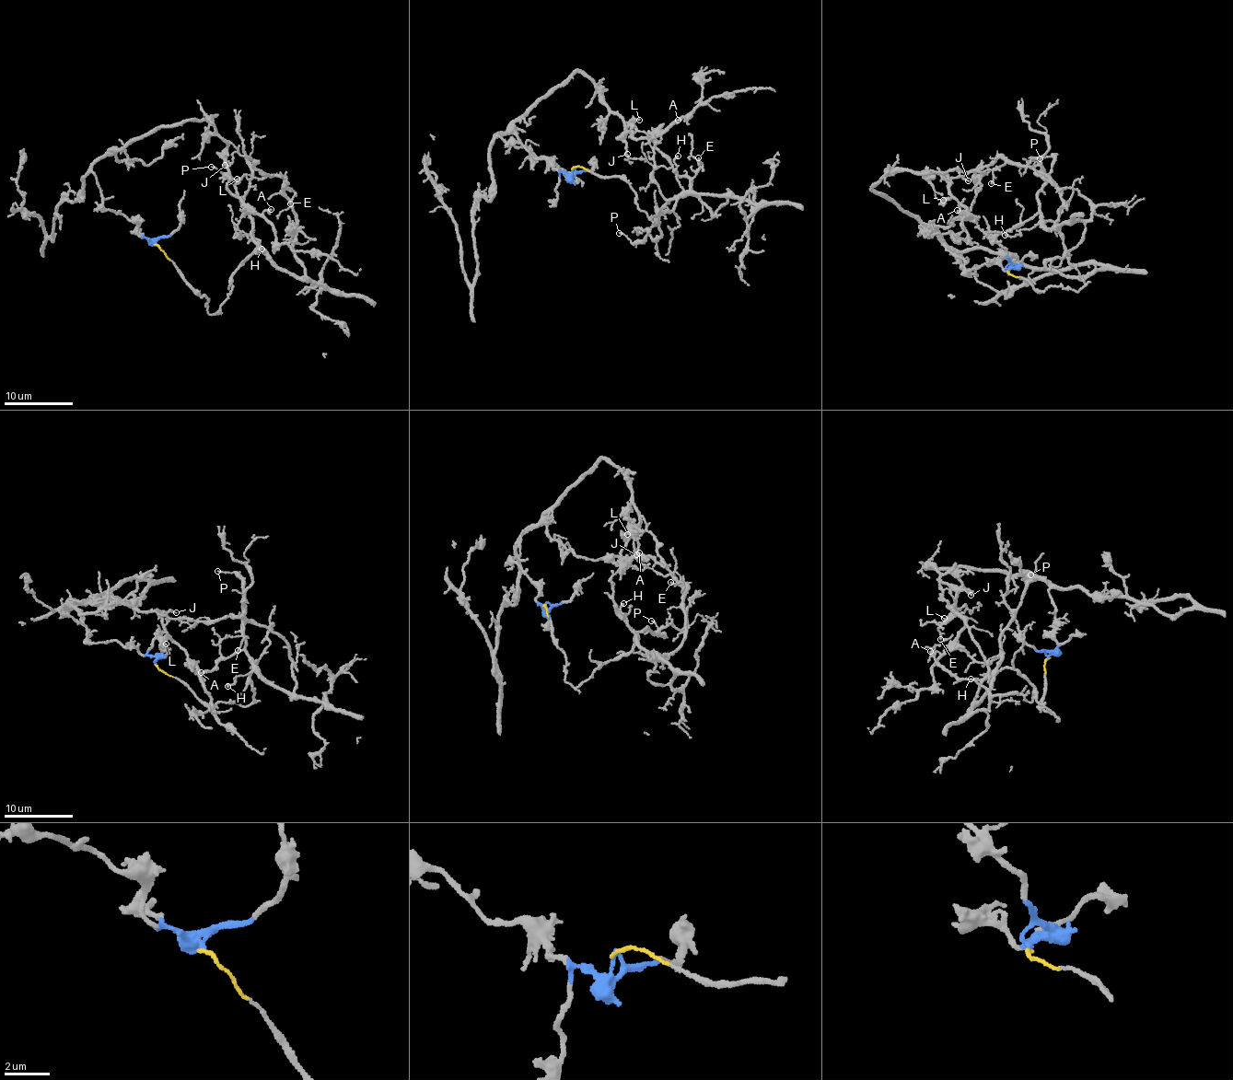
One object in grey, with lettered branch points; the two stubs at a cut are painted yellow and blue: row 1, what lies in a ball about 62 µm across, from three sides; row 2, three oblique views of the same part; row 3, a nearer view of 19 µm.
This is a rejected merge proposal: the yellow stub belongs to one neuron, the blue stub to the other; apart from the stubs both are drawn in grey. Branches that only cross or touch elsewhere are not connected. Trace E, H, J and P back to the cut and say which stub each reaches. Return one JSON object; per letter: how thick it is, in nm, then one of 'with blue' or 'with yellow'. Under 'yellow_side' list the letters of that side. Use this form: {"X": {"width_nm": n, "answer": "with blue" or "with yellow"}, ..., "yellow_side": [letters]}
{"E": {"width_nm": 100, "answer": "with yellow"}, "H": {"width_nm": 160, "answer": "with yellow"}, "J": {"width_nm": 160, "answer": "with blue"}, "P": {"width_nm": 140, "answer": "with yellow"}, "yellow_side": ["E", "H", "P"]}

